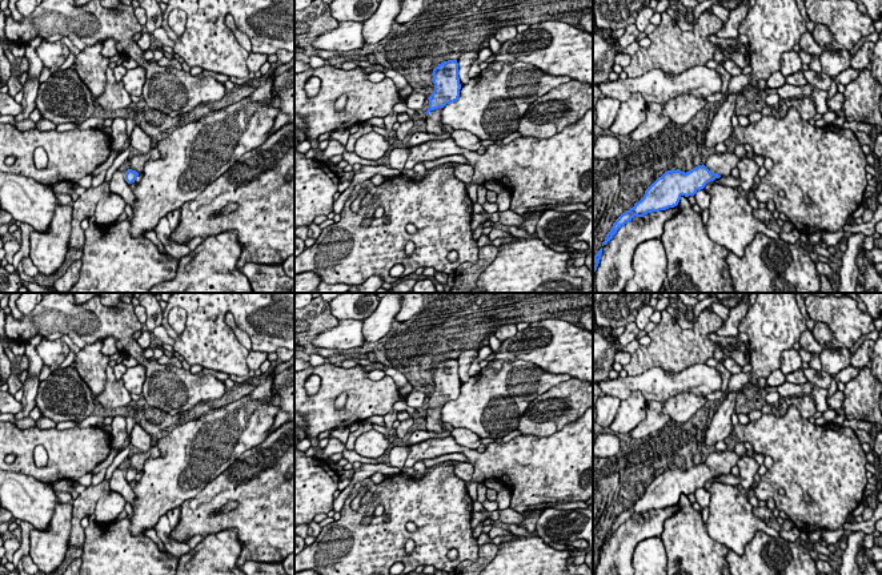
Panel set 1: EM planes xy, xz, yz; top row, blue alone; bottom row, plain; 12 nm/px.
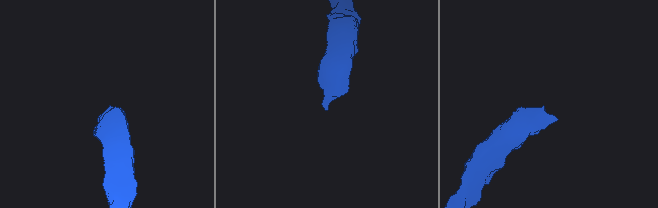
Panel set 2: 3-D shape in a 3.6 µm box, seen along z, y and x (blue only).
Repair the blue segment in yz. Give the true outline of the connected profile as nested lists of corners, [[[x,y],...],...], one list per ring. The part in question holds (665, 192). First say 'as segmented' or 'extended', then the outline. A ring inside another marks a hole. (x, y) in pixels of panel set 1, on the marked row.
extended | [[[734,152],[714,153],[702,165],[693,168],[689,172],[679,169],[667,170],[658,177],[646,190],[644,197],[634,204],[633,208],[624,212],[613,224],[606,234],[602,246],[606,245],[617,230],[634,216],[644,217],[650,212],[666,210],[678,205],[682,196],[694,196],[698,190],[715,178],[730,176],[737,168],[741,158]]]

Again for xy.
extended | [[[137,154],[131,158],[128,164],[129,169],[125,172],[125,181],[128,184],[135,182],[136,177],[143,173],[147,161],[151,160],[151,154]]]

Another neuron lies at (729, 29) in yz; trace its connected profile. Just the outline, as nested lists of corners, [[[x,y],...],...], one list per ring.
[[[743,0],[734,9],[729,11],[729,19],[722,24],[722,28],[715,33],[721,39],[737,39],[739,24],[749,11],[749,0]]]

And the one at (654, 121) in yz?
[[[649,102],[646,106],[646,120],[629,136],[632,140],[638,141],[650,137],[660,132],[663,126],[671,122],[669,117],[662,114],[663,105]]]

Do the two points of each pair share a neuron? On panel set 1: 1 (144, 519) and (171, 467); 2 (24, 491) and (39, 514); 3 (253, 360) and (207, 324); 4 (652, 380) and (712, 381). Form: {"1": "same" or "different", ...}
{"1": "same", "2": "same", "3": "different", "4": "same"}

